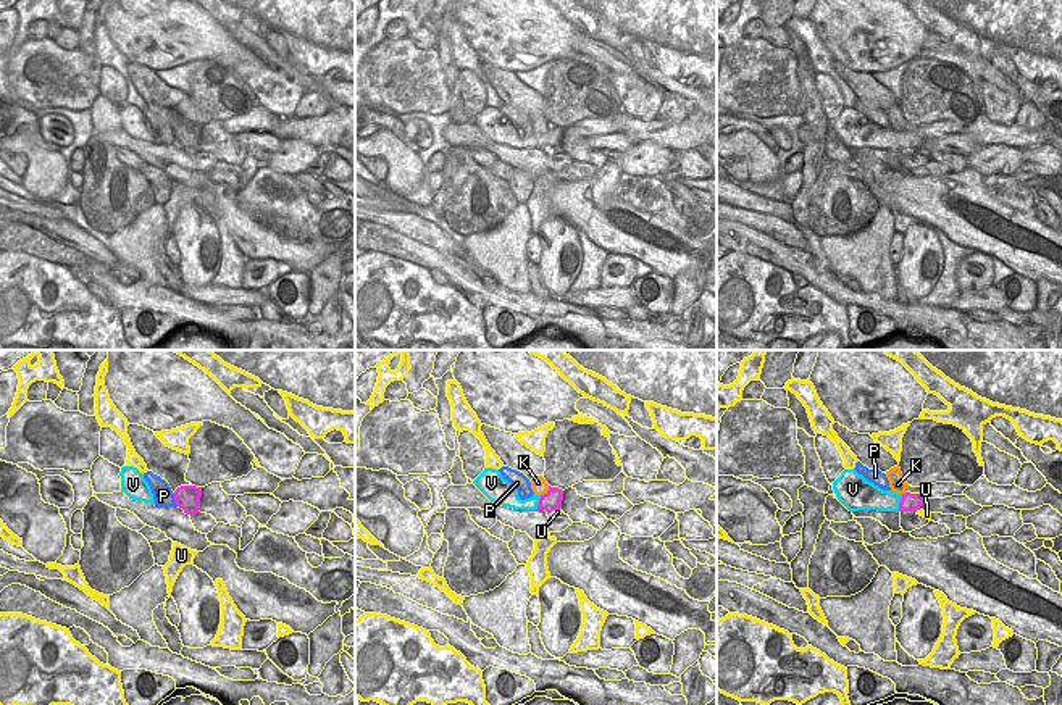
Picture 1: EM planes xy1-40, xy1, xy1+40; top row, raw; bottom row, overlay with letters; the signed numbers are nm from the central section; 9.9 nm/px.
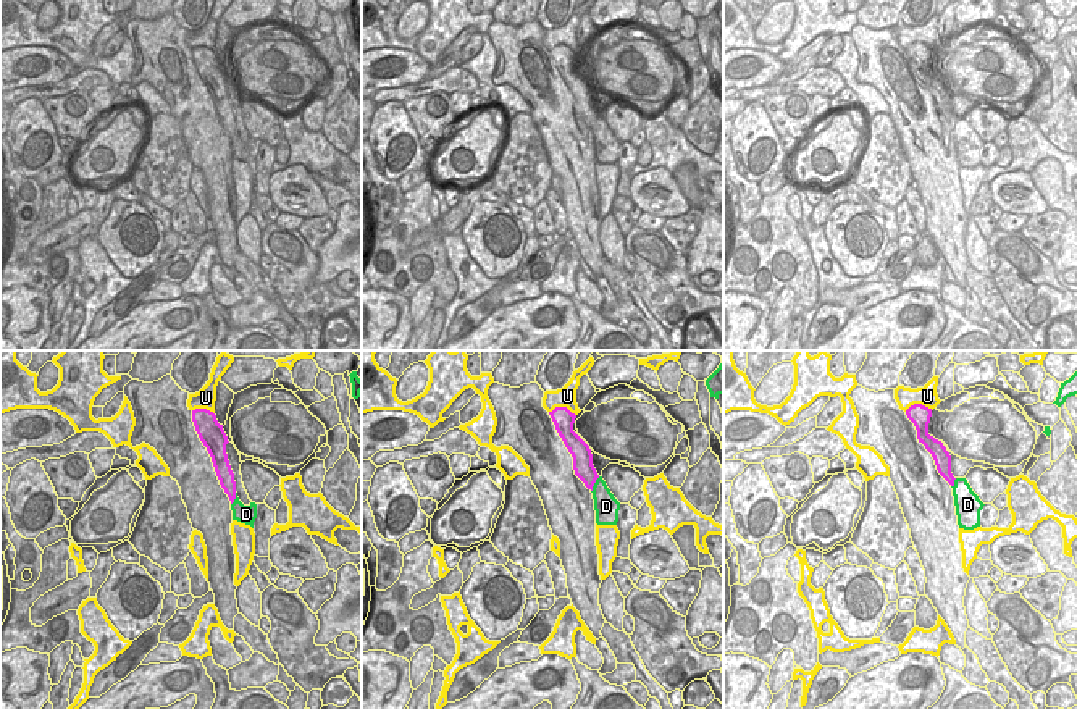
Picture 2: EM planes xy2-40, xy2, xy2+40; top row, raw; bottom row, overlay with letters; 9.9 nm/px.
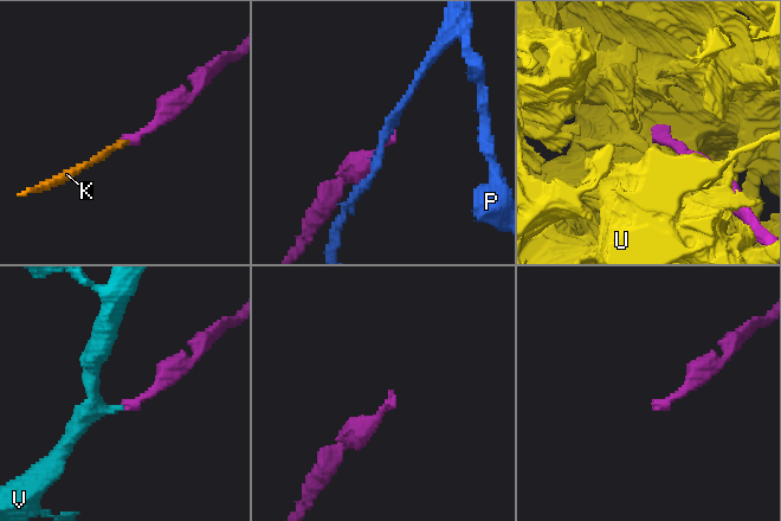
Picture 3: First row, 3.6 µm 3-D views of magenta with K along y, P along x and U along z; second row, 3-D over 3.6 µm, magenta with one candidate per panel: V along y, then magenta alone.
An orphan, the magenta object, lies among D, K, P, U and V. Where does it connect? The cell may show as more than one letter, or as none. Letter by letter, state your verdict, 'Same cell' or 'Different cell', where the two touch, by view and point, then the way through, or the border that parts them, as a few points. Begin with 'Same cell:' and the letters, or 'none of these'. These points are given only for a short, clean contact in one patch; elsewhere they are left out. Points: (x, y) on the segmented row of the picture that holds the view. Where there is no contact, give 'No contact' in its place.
Same cell: K
D: Different cell. Touches magenta at xy2 (593, 485). Boundary: xy2 (599, 477), (591, 491)
K: Same cell. Touches magenta at xy1 (547, 491). Path across: xy1 (552, 500), (547, 491), (538, 483)
P: Different cell. Touches magenta at xy1-40 (175, 499). Boundary: xy1-40 (173, 494), (178, 505)
U: Different cell. Touches magenta at xy2 (562, 407)
V: Different cell. Touches magenta at xy1+40 (901, 502). Boundary: xy1+40 (903, 494), (898, 510).

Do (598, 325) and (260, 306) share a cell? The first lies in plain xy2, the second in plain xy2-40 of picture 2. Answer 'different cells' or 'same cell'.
different cells

